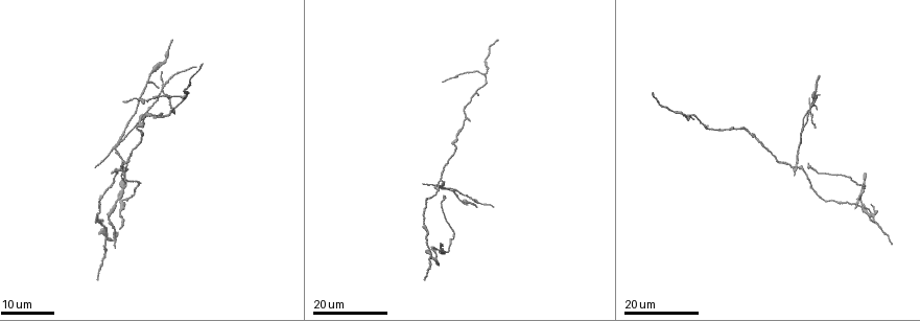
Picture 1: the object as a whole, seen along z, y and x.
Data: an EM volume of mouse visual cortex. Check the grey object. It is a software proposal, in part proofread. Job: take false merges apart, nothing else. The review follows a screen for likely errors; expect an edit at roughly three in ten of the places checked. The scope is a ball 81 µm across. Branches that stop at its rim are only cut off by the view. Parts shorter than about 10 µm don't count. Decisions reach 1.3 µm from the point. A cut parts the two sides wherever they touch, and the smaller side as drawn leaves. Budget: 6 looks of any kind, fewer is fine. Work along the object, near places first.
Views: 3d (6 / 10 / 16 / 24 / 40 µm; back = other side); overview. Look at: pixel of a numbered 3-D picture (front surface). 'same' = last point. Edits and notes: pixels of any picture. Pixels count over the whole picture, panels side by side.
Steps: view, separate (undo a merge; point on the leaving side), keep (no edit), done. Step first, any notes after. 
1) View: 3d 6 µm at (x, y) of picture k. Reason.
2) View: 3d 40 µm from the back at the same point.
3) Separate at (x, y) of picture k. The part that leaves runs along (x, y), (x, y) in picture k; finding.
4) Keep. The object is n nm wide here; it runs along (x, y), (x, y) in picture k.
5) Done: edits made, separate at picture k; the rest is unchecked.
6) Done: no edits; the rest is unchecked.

View: 3d 16 µm at (715, 131) of picture 1. Sudden change in width.

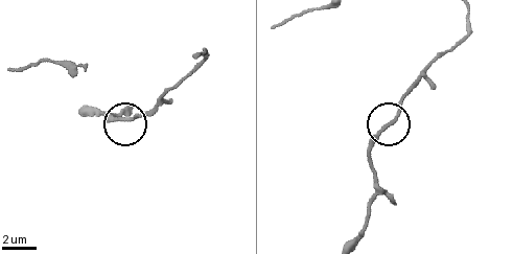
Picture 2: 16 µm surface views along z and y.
View: 3d 6 µm at (120, 119) of picture 2.

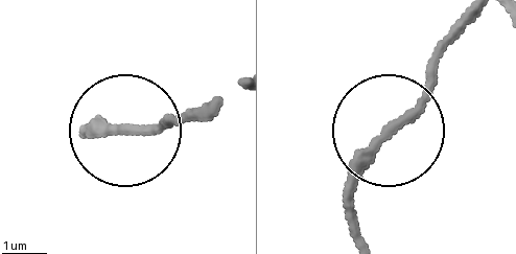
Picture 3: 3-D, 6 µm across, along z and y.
Keep. The object is 220 nm wide here; it runs along (358, 237), (351, 181), (478, 16) in picture 3; continuous, no second cell.

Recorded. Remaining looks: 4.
View: 3d 24 µm at (478, 91) of picture 1. Thin arm on a thick one.

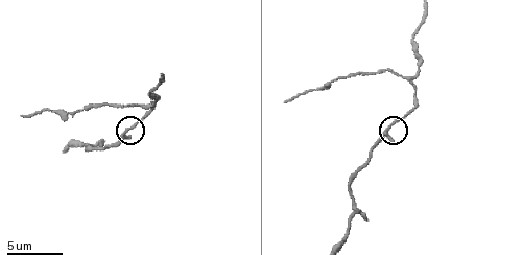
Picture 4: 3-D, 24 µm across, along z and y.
View: 3d 6 µm at (387, 125) of picture 4.

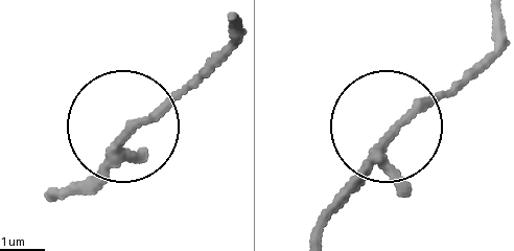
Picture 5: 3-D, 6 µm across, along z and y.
Keep. It runs along (47, 190), (92, 180), (114, 135), (159, 112), (211, 60) in picture 5; one cell here.

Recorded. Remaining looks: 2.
View: 3d 6 µm at (412, 77) of picture 4. Three-way junction.

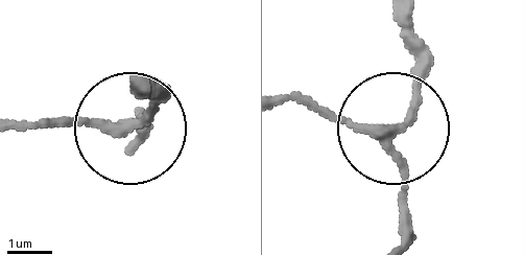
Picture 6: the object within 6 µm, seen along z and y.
Keep. The object is 200 nm wide here; it runs along (404, 240), (407, 172), (392, 132), (284, 106) in picture 6; one cell here.

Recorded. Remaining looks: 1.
Done: no edits; the rest is unchecked.

